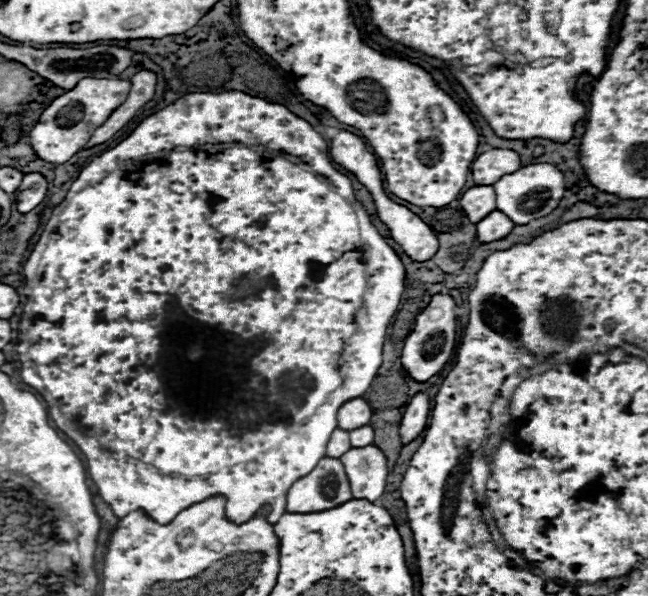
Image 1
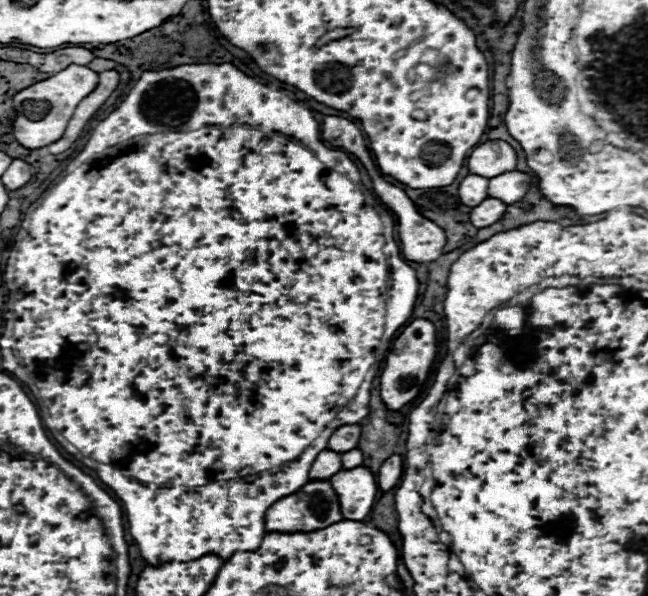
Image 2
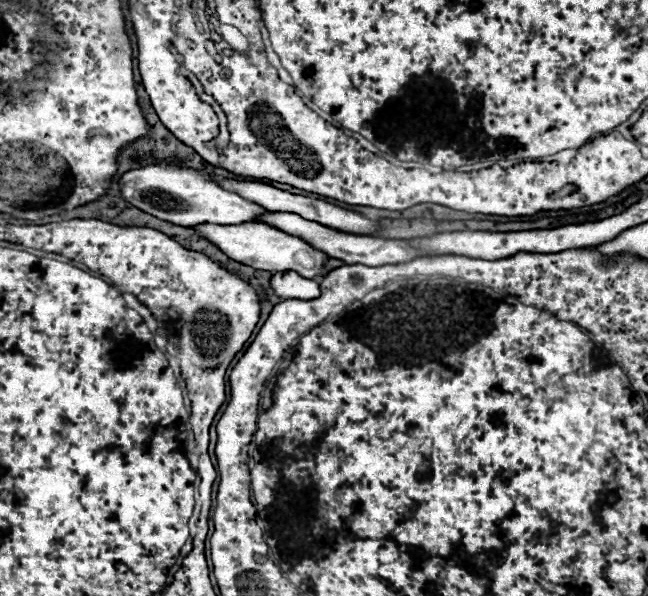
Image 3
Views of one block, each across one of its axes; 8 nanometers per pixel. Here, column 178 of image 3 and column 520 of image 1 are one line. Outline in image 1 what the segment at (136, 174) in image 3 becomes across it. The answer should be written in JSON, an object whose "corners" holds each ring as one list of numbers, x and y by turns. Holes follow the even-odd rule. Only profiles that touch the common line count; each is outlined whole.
{"corners":[[530,164,530,166,522,166,520,170,516,170,514,174,506,174,502,176,496,184,496,208,500,212,504,212,516,226,524,226,530,220,548,216,552,210,558,208,566,184,564,184,564,176,562,172,552,166,552,164]]}

